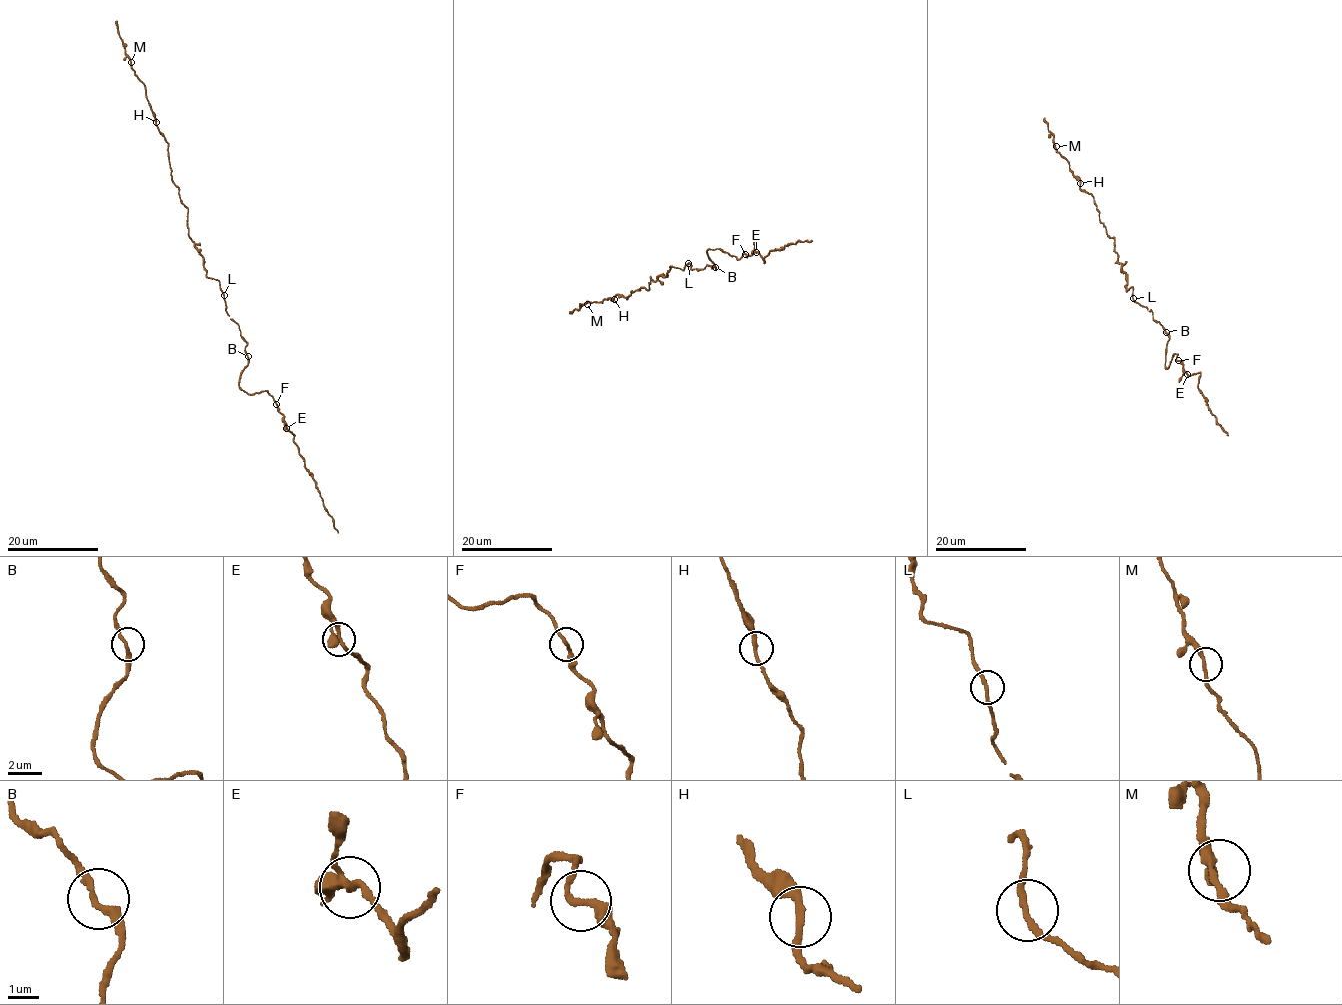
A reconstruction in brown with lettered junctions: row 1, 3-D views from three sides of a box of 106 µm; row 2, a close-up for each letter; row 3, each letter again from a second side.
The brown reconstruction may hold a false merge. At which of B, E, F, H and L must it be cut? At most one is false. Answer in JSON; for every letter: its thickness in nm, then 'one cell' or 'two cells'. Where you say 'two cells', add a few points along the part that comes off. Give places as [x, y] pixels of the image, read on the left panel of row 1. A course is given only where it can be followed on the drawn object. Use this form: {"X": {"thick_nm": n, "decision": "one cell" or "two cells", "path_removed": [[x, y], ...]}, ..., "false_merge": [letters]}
{"B": {"thick_nm": 200, "decision": "one cell"}, "E": {"thick_nm": 200, "decision": "one cell"}, "F": {"thick_nm": 200, "decision": "one cell"}, "H": {"thick_nm": 200, "decision": "one cell"}, "L": {"thick_nm": 200, "decision": "one cell"}, "false_merge": []}

